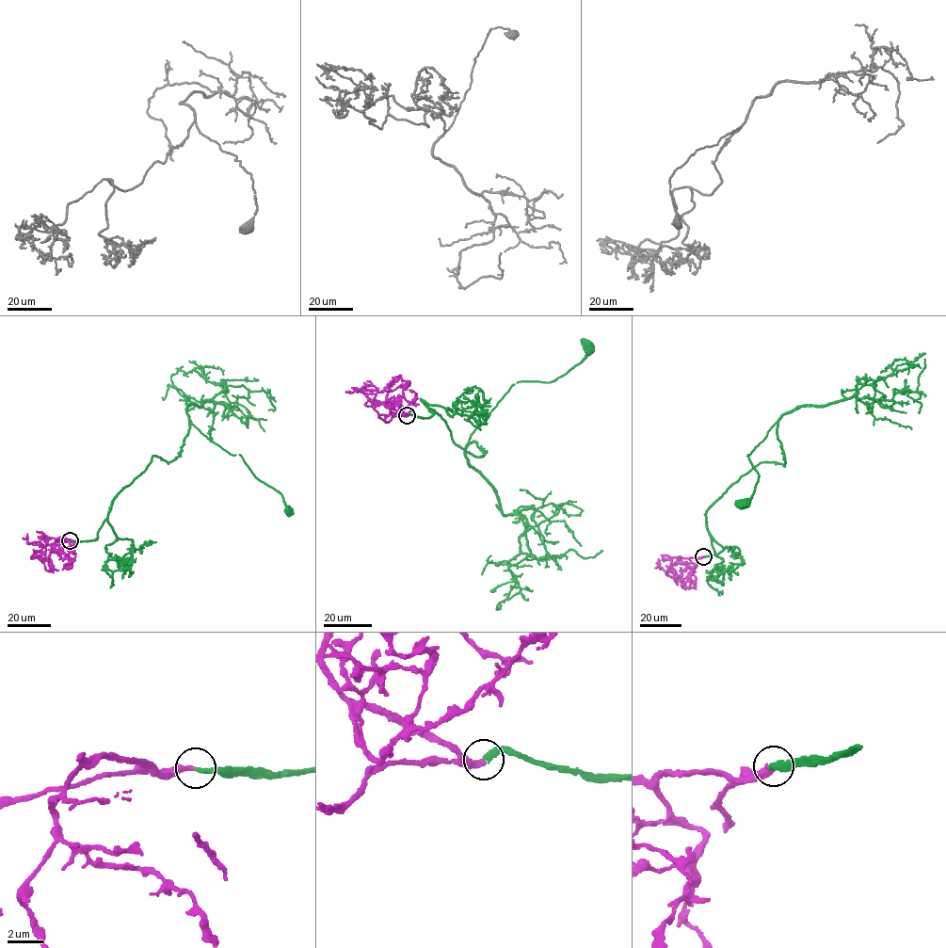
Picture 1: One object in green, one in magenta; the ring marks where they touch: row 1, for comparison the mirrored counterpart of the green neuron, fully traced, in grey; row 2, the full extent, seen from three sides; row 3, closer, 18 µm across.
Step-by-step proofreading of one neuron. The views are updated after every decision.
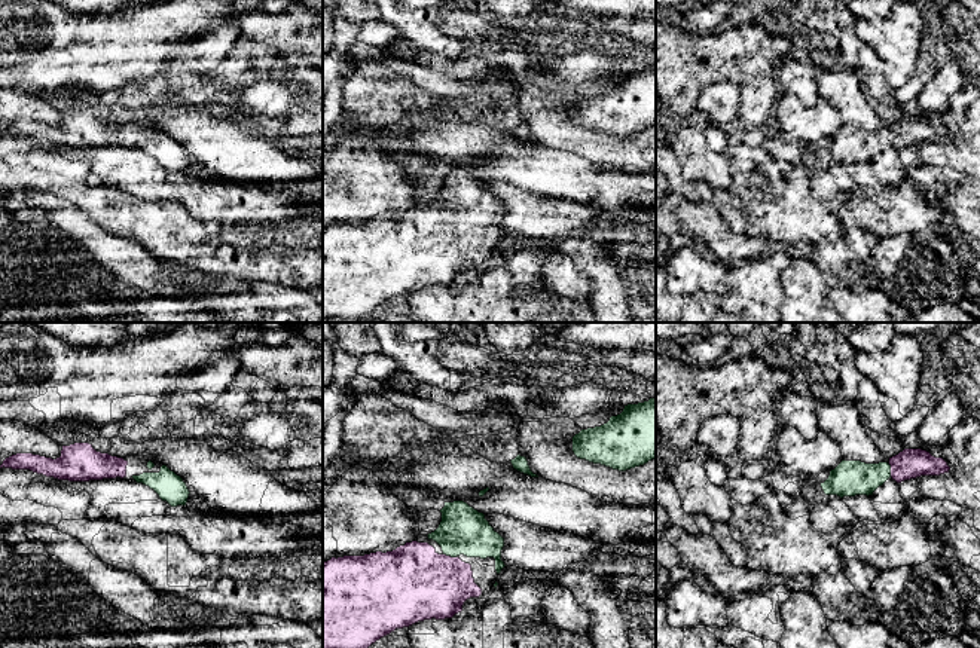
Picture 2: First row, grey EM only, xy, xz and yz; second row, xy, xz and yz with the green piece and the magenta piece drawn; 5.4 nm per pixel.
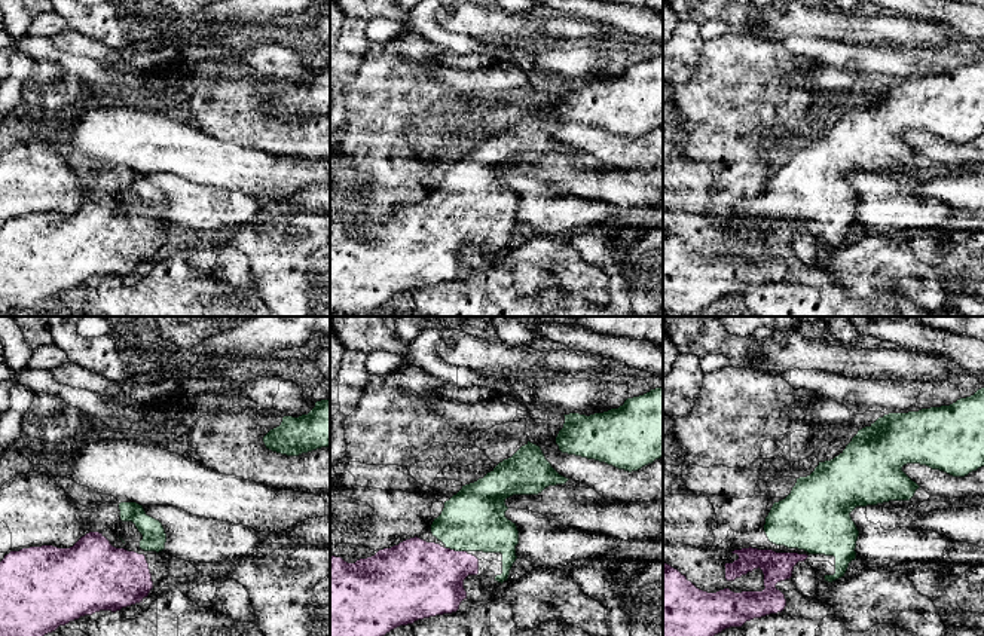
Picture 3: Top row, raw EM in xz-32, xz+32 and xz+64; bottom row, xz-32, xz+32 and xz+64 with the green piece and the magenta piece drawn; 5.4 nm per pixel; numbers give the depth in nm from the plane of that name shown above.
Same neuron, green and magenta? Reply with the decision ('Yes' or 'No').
Yes

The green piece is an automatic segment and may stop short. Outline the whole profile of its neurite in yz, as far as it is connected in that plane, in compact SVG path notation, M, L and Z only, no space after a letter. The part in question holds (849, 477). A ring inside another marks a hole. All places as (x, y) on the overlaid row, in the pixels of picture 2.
M904 449L888 462L865 464L861 461L842 461L821 483L825 495L855 496L873 495L889 477L897 483L921 476L940 476L950 467L943 458L935 458L922 449Z

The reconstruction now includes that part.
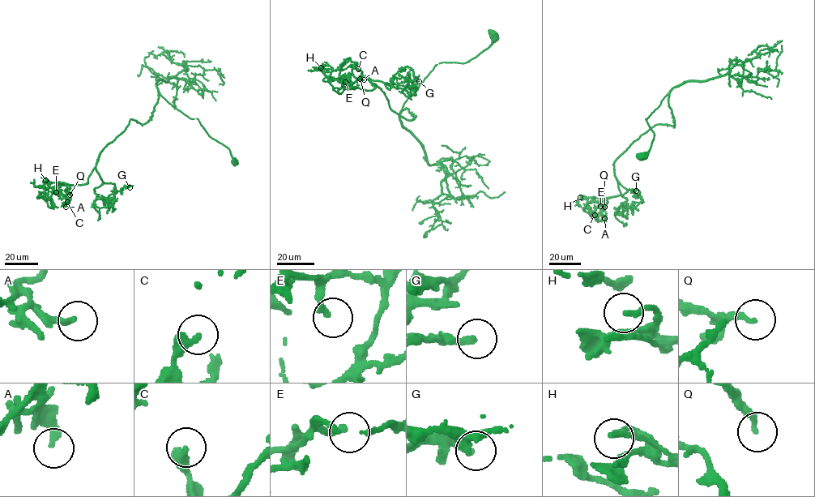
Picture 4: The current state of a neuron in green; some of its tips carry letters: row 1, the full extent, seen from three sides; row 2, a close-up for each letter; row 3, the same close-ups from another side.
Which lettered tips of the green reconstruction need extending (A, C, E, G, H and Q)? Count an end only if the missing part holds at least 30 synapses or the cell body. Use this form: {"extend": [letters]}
{"extend": ["G"]}

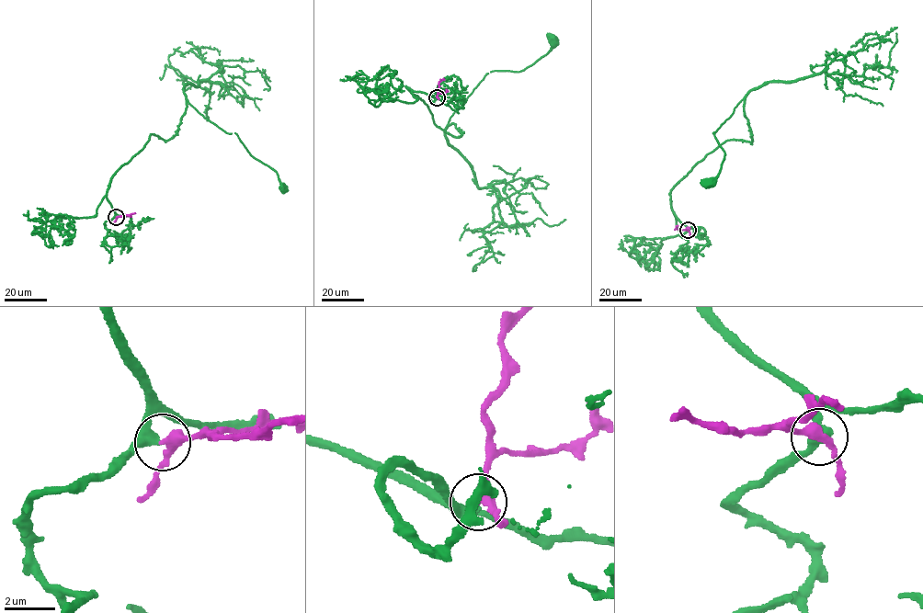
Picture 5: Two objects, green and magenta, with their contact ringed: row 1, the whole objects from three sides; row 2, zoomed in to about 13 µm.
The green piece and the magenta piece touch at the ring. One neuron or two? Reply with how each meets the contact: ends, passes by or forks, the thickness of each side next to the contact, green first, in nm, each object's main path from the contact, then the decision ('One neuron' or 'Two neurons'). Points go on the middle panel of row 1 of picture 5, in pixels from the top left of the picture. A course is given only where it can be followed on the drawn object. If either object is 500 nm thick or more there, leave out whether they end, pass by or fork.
At the ring green passes by. At the ring magenta passes by. Thickness 360 nm (green) against 360 nm. Course of green: (437, 97), (405, 87), (438, 126), (459, 137), (450, 116), (484, 75), (524, 70), (552, 41). Course of magenta: (437, 97), (438, 84), (444, 80). One neuron

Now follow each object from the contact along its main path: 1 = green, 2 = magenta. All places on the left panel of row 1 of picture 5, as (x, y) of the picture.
1: (116, 217), (107, 196), (111, 177), (151, 134), (175, 134), (186, 98), (234, 133), (282, 189)
2: (116, 217), (135, 212)

